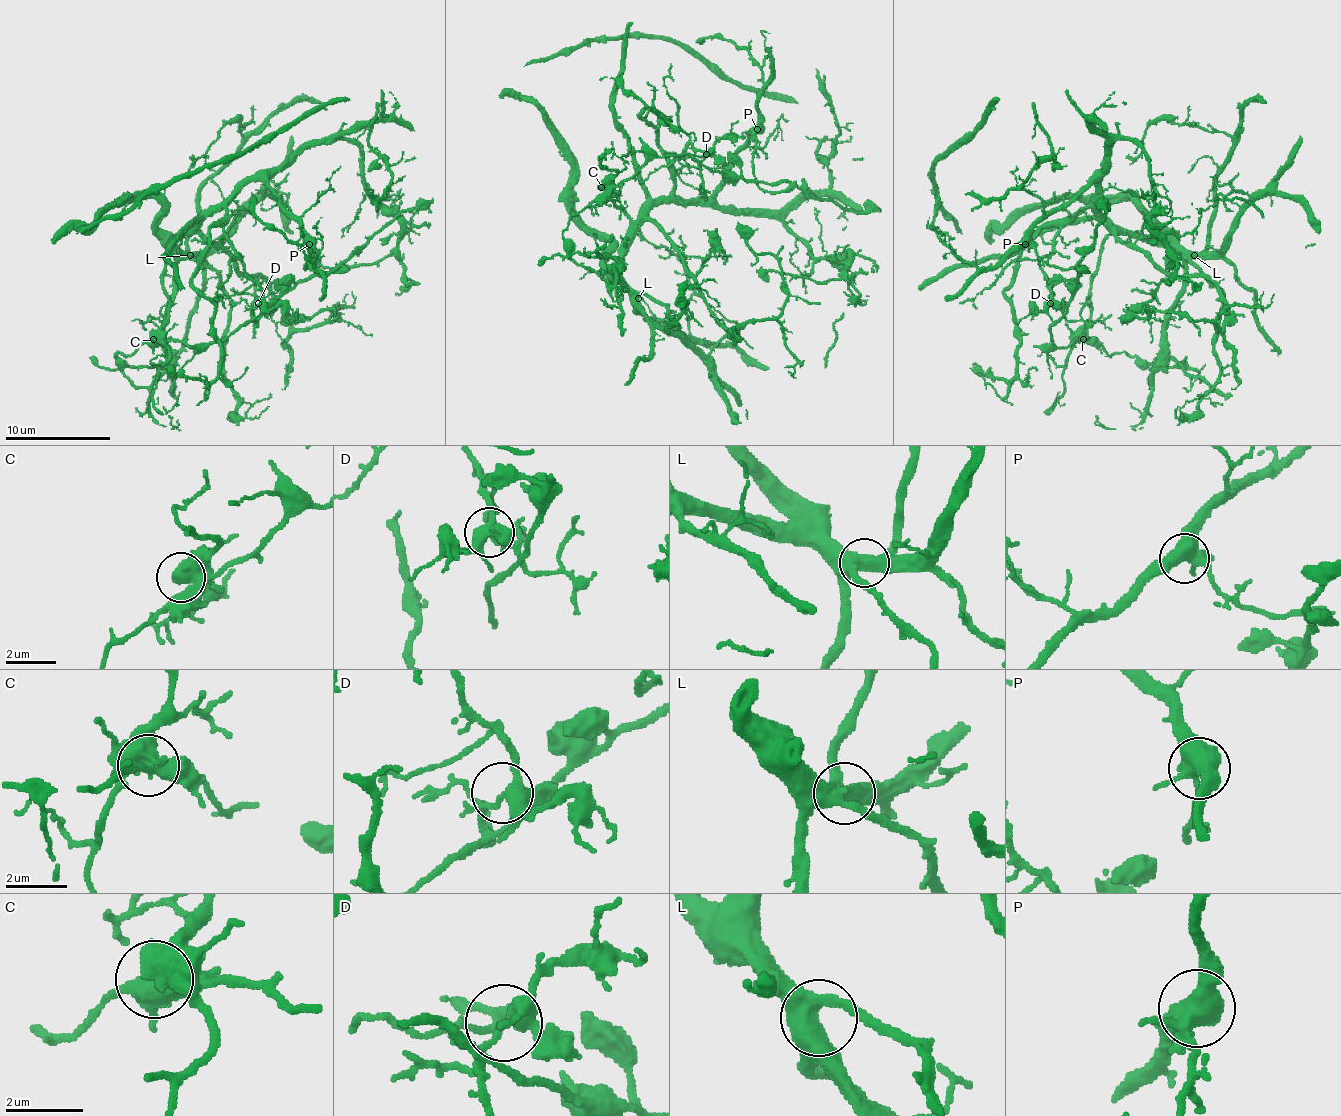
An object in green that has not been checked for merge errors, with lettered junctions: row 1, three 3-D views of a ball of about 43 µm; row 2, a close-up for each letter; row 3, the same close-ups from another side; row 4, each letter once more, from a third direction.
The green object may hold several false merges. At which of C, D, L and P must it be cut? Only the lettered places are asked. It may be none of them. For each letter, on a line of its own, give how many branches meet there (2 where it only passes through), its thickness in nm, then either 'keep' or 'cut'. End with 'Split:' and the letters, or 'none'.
C: 1 | 750 nm | keep
D: 5 | 360 nm | keep
L: 4 | 480 nm | keep
P: 5 | 480 nm | keep
Split: none

